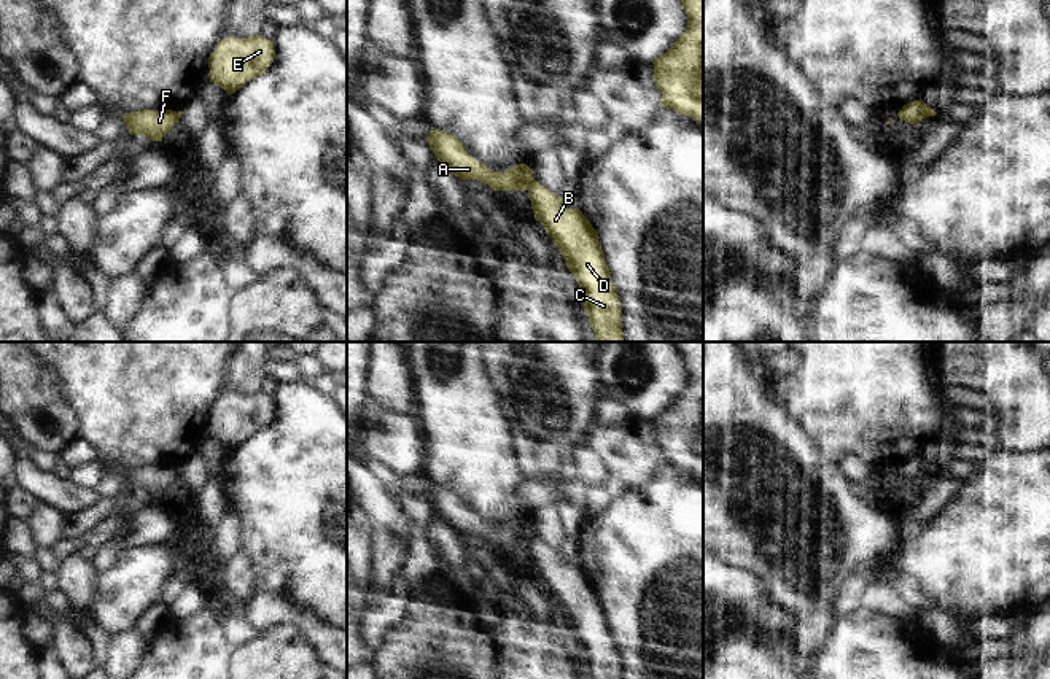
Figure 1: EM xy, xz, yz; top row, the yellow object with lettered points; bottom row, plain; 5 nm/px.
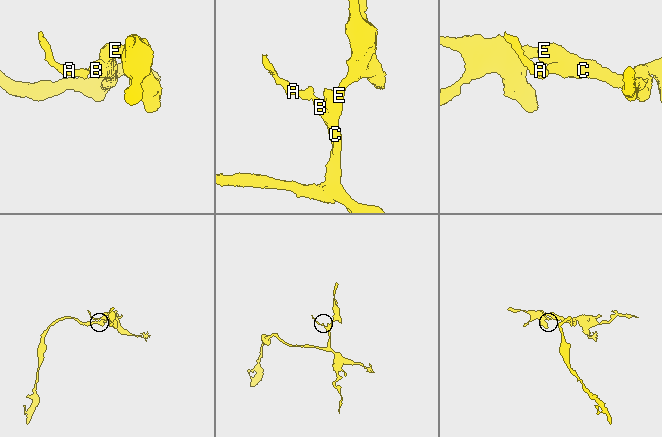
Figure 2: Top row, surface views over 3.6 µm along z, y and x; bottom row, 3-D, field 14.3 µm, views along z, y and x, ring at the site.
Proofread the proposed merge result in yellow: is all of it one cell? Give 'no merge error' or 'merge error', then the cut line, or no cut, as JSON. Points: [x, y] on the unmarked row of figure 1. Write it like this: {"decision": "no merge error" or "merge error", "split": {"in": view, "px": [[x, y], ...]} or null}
{"decision": "merge error", "split": {"in": "xz", "px": [[535, 536], [527, 546]]}}

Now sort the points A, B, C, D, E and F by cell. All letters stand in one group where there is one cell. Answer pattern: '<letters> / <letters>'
A F / B C D E

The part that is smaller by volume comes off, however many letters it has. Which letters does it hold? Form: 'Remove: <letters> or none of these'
Remove: A, F

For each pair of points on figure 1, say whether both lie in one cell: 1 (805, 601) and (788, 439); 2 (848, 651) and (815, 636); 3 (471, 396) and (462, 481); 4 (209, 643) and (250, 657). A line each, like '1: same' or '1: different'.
1: same
2: different
3: same
4: different

